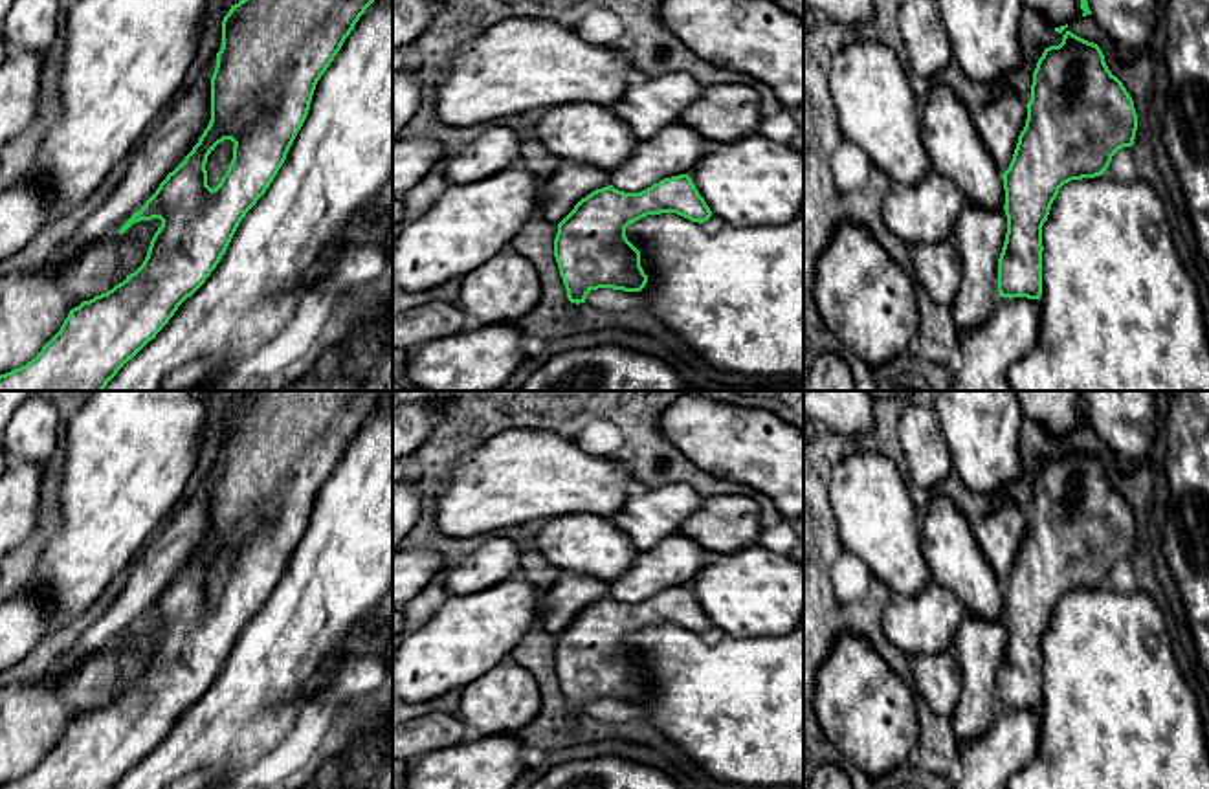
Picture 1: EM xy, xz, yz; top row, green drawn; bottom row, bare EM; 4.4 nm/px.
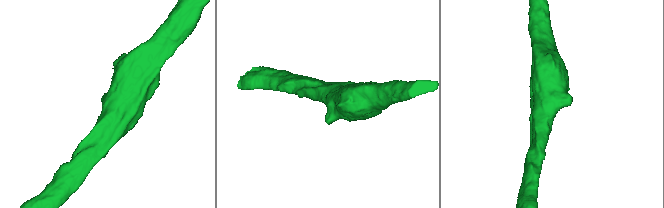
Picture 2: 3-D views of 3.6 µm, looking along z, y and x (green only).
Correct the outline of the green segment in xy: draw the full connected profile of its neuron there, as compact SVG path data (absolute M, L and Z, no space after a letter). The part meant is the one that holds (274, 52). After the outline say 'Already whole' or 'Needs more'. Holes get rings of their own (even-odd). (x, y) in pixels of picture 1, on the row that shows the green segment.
M240 0L238 4L231 6L229 13L222 20L222 48L216 53L216 66L211 77L211 121L204 134L200 136L198 143L193 150L185 156L185 160L167 174L167 178L160 183L156 193L145 202L145 206L134 213L117 231L119 235L125 233L132 224L139 220L152 220L160 218L161 226L154 233L147 257L143 264L119 284L116 284L106 294L95 295L90 301L83 301L79 306L72 308L68 317L64 319L61 330L42 347L37 356L28 361L26 365L13 369L11 372L0 374L0 391L103 391L106 383L117 374L117 371L132 360L156 334L169 323L174 316L178 306L191 297L211 275L211 272L220 262L222 255L226 253L240 220L246 213L257 204L257 200L266 193L273 178L277 176L279 169L283 167L286 154L301 130L312 103L312 95L316 90L317 81L327 72L338 51L341 50L345 39L354 29L360 17L374 0ZM224 139L231 139L233 147L233 160L222 176L220 183L211 189L207 185L207 156L215 150L218 143Z. Already whole

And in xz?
M688 174L664 178L640 193L607 185L582 198L558 224L554 239L554 257L569 301L585 303L587 294L598 288L640 292L648 275L626 228L660 213L677 213L699 224L712 217Z. Already whole

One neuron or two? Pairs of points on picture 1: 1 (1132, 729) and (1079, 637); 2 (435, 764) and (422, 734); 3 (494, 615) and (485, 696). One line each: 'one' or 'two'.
1: one
2: two
3: two

